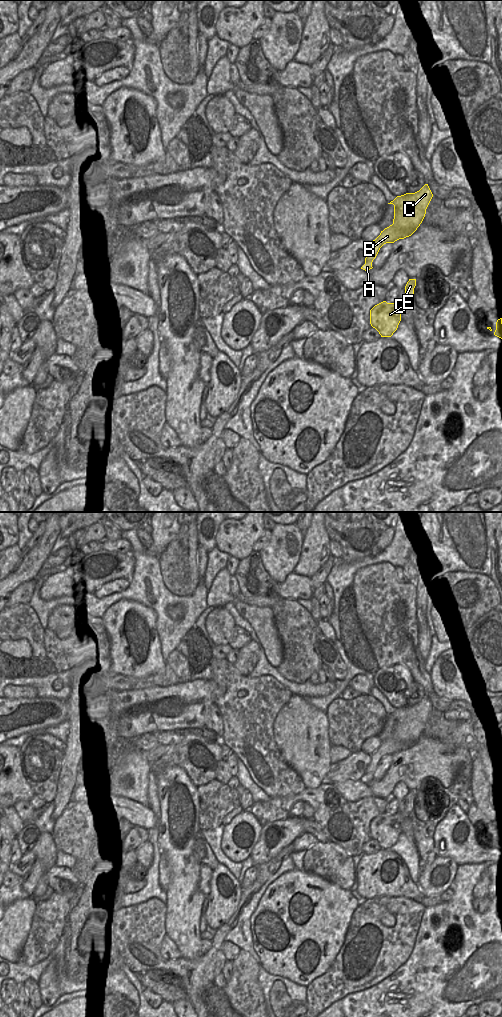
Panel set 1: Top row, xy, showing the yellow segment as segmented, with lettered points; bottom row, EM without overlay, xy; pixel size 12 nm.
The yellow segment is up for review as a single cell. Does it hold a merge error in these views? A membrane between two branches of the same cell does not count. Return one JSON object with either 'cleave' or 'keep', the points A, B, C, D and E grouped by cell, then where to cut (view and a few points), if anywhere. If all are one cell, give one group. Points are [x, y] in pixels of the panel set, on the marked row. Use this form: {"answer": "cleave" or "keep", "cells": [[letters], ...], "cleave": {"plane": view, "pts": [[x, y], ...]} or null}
{"answer": "keep", "cells": [["A", "B", "C", "D", "E"]], "cleave": null}

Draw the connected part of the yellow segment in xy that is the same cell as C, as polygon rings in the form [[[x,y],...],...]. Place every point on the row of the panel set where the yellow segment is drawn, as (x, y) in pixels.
[[[425,184],[419,191],[397,196],[388,203],[394,205],[393,224],[381,231],[380,235],[370,243],[371,249],[361,269],[368,272],[373,268],[372,262],[384,244],[409,237],[417,230],[432,197],[428,184]]]

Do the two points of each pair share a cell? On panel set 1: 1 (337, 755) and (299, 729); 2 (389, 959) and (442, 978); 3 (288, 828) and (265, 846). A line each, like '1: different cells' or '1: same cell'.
1: different cells
2: different cells
3: same cell

